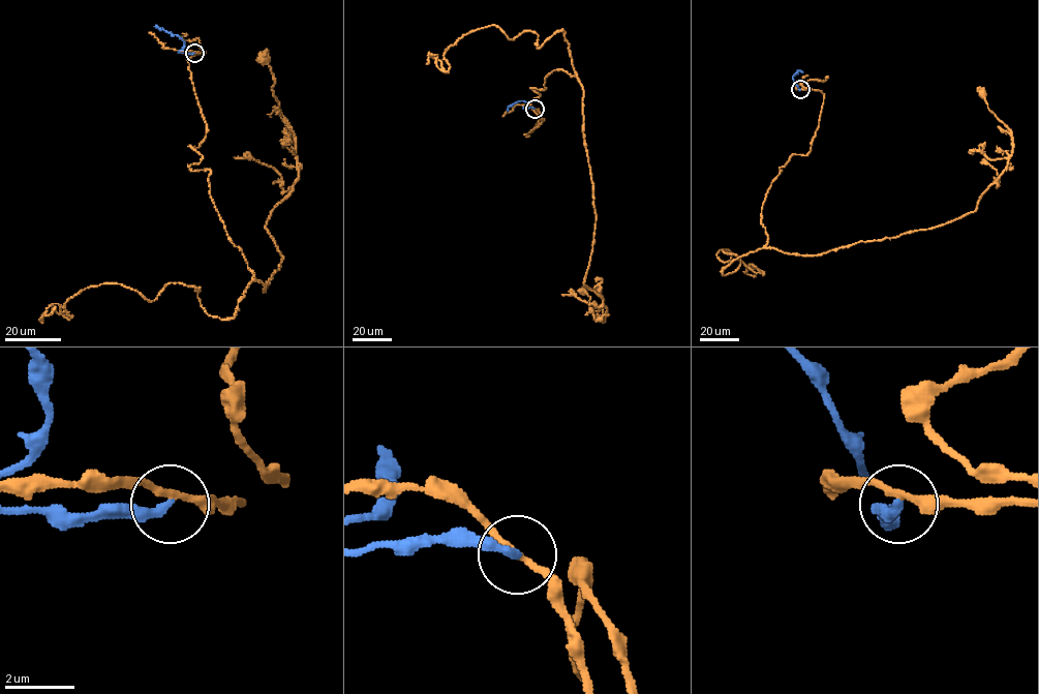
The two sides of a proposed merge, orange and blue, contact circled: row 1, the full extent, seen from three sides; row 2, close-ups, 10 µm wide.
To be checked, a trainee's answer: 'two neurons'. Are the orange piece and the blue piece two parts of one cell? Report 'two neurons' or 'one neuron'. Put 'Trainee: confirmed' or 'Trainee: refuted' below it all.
two neurons
Trainee: confirmed

